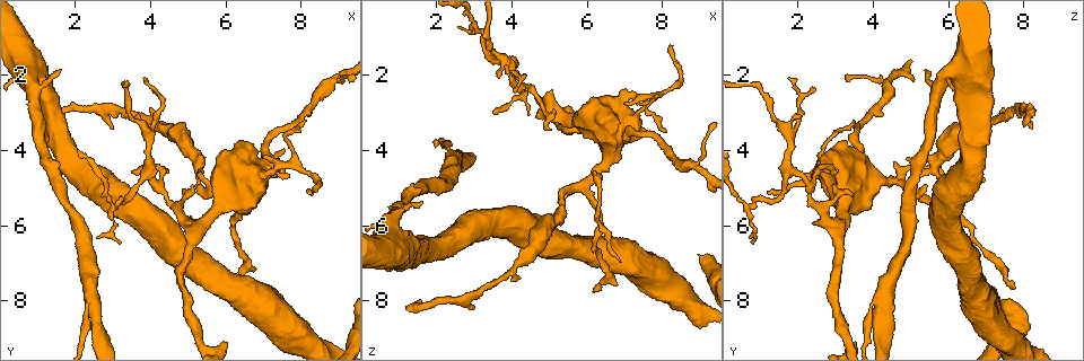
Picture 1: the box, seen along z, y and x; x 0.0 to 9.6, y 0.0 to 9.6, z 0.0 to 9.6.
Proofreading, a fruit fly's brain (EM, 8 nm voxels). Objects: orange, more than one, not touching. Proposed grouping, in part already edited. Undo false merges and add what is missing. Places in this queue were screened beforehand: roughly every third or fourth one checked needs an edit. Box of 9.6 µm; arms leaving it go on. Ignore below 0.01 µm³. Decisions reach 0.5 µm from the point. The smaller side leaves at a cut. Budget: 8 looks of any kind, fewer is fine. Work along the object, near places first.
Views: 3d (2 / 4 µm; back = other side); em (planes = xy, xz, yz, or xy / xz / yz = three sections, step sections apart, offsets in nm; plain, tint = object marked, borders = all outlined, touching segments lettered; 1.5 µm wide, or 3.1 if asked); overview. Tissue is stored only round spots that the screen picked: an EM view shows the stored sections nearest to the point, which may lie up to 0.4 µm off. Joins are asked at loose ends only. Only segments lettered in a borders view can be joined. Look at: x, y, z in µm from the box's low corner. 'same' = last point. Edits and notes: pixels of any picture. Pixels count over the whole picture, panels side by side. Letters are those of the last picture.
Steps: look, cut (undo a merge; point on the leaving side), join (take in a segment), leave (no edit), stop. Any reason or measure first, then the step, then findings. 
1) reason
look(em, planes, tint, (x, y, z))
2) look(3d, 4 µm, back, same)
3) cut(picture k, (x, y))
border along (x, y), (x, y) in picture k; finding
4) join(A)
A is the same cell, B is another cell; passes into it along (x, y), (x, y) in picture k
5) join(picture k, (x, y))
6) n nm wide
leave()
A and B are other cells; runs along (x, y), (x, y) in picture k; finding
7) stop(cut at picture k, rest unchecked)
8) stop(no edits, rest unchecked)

calibre changes
look(3d, 2 µm, (5.05, 4.00, 5.90))

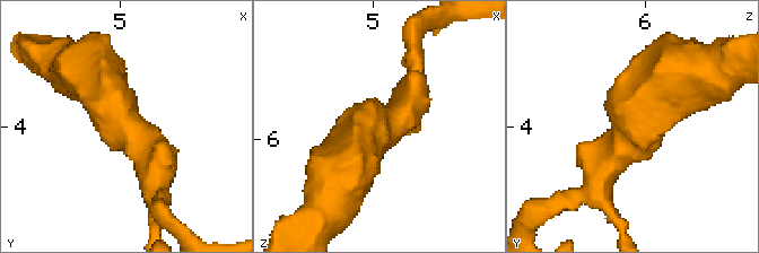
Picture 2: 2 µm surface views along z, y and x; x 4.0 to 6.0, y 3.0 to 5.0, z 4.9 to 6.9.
look(em, planes, plain, (5.10, 4.04, 5.86))

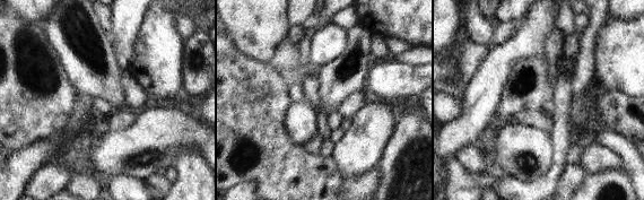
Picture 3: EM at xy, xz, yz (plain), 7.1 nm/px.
see the neighbours
look(em, planes, borders, same)

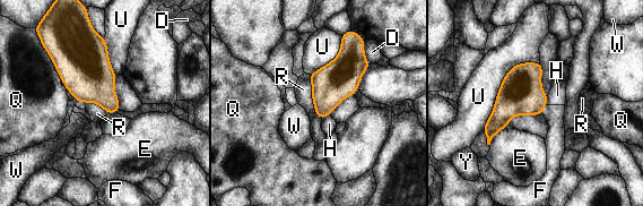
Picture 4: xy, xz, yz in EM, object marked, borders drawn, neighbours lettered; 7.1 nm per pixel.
leave()
D, E, F, H, Q, R, U, W and Y are other cells; border along (309, 75), (313, 108), (321, 119) in picture 4; one neuron here

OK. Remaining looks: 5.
free end
look(3d, 2 µm, (5.05, 5.25, 3.35))

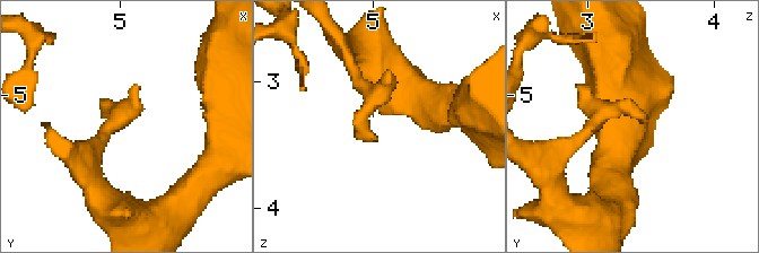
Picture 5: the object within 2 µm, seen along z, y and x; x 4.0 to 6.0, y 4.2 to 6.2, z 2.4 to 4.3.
need the tissue
look(em, xz, step 4, borders, (5.04, 5.20, 3.44))

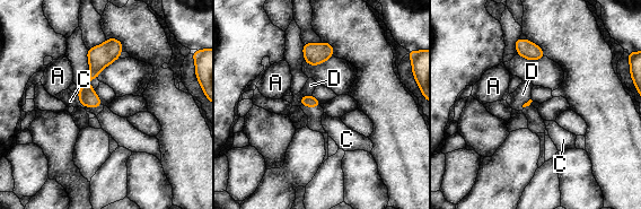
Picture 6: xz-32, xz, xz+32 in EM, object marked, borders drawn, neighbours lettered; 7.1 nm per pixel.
D touches over 130 nm
leave()
A, C and D are other cells; no lettered segment goes on from it

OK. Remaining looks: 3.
an open end
look(3d, 4 µm, back, (8.15, 5.15, 1.25))

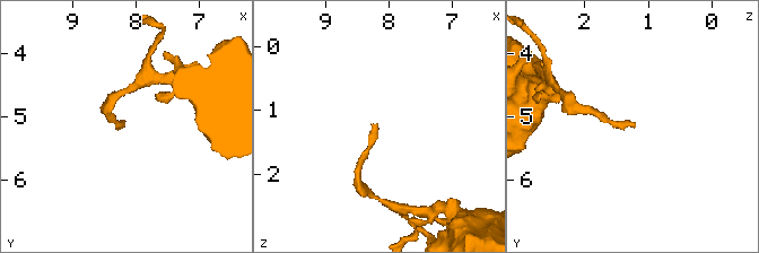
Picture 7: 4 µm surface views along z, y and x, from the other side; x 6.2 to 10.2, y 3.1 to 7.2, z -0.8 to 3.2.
need the tissue
look(em, planes, plain, (8.20, 5.15, 1.20))

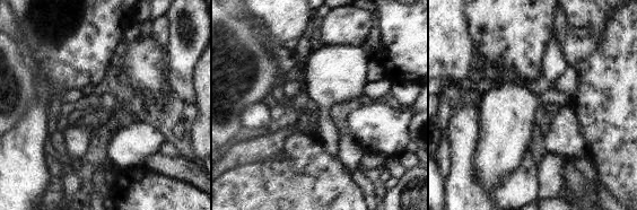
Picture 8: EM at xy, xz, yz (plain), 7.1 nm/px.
look(em, planes, borders, same)

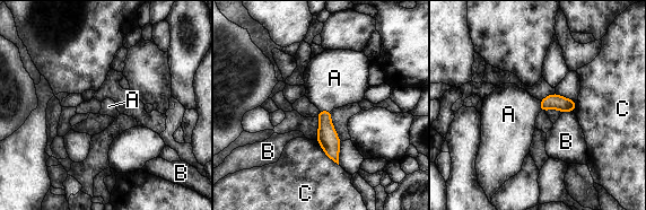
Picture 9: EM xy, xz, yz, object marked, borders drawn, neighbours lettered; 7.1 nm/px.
110 nm wide
join(A)
A is the same cell, B and C are other cells; passes into it along (326, 136), (325, 111), (334, 78) in picture 9; the neuron continues

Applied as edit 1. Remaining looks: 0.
stop(join at picture 9, rest unchecked)

